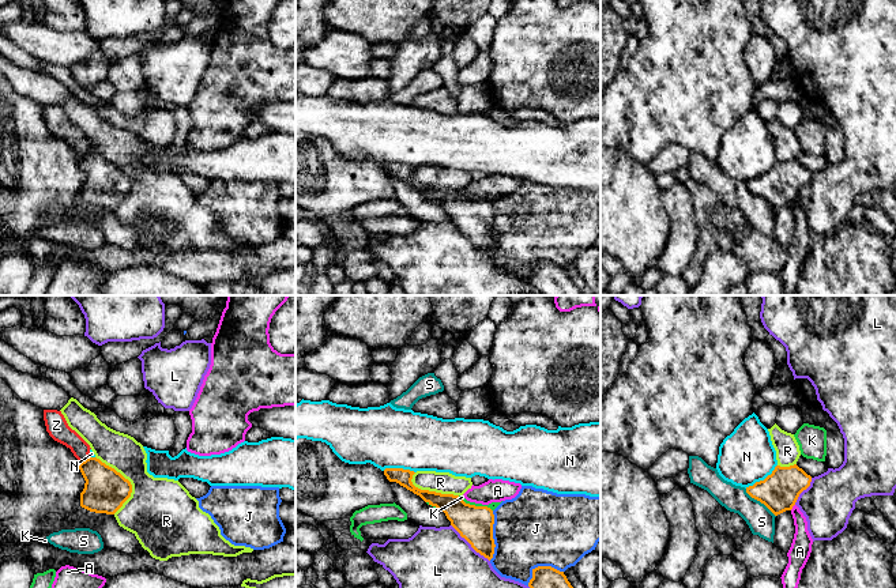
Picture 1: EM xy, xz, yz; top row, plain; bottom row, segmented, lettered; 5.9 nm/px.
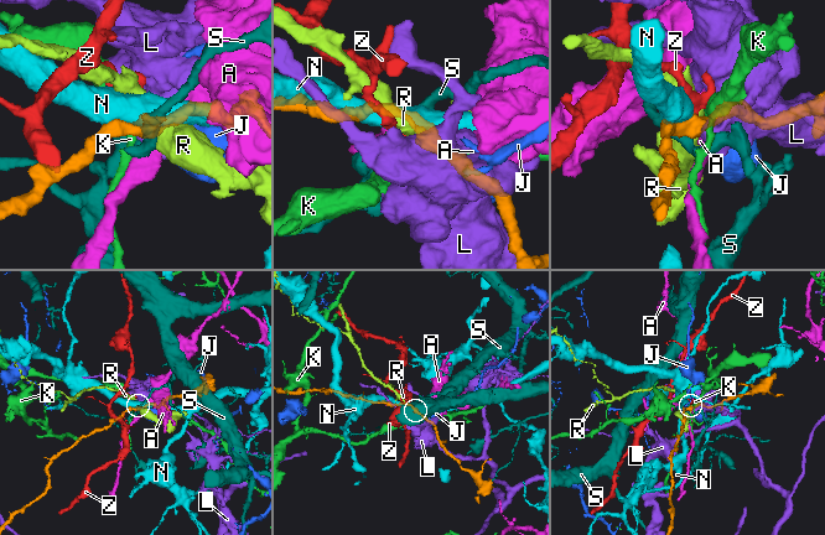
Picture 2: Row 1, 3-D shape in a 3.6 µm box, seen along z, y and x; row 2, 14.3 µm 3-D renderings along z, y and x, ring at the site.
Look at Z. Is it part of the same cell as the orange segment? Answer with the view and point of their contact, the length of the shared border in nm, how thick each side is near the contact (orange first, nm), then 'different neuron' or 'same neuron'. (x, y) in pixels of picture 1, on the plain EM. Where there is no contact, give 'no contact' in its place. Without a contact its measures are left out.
meets orange in xy at (86, 154); contact 60 nm long; 260 nm thick on the orange side, 130 nm on the other; different neuron

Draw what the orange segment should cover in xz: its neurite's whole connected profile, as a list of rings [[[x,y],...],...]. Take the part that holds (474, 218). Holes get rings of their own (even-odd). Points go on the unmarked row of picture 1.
[[[403,163],[384,165],[384,170],[389,177],[399,178],[419,191],[429,200],[443,206],[460,231],[464,233],[477,248],[490,256],[496,242],[493,234],[493,206],[487,201],[466,199],[459,191],[421,185],[411,177],[414,169],[414,166]]]

